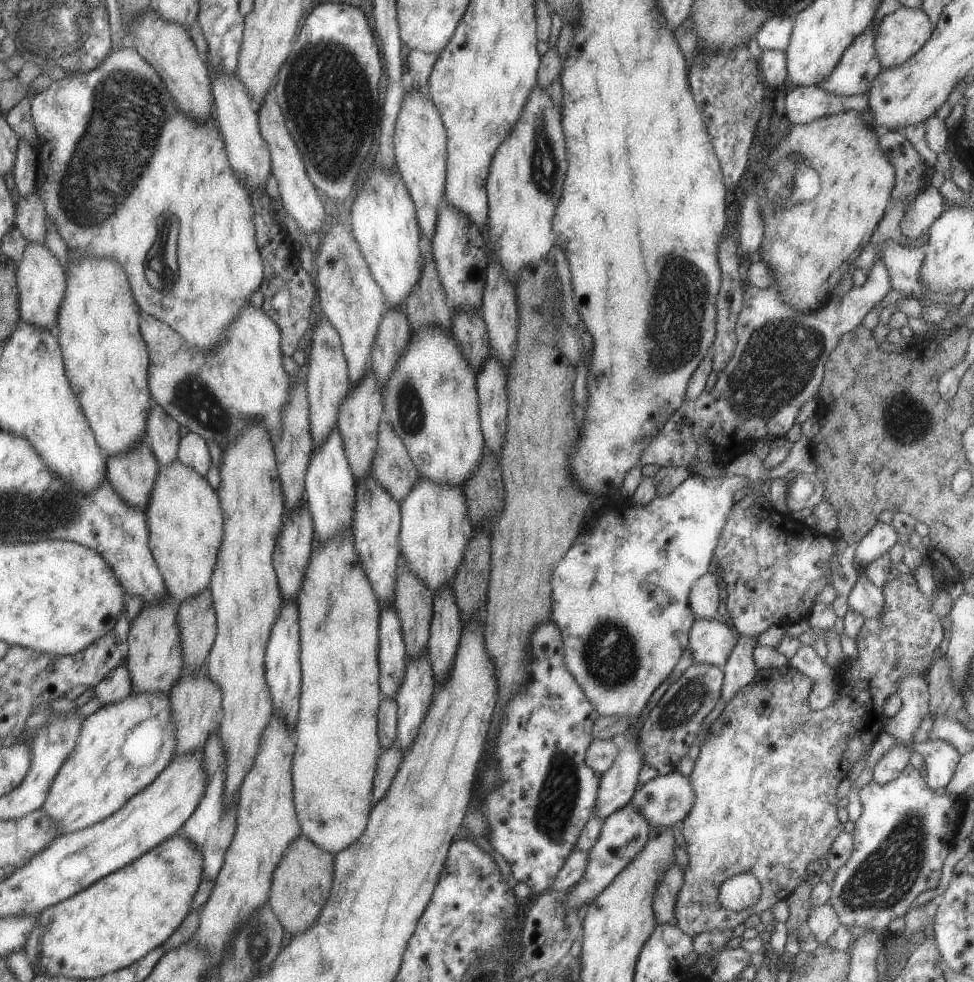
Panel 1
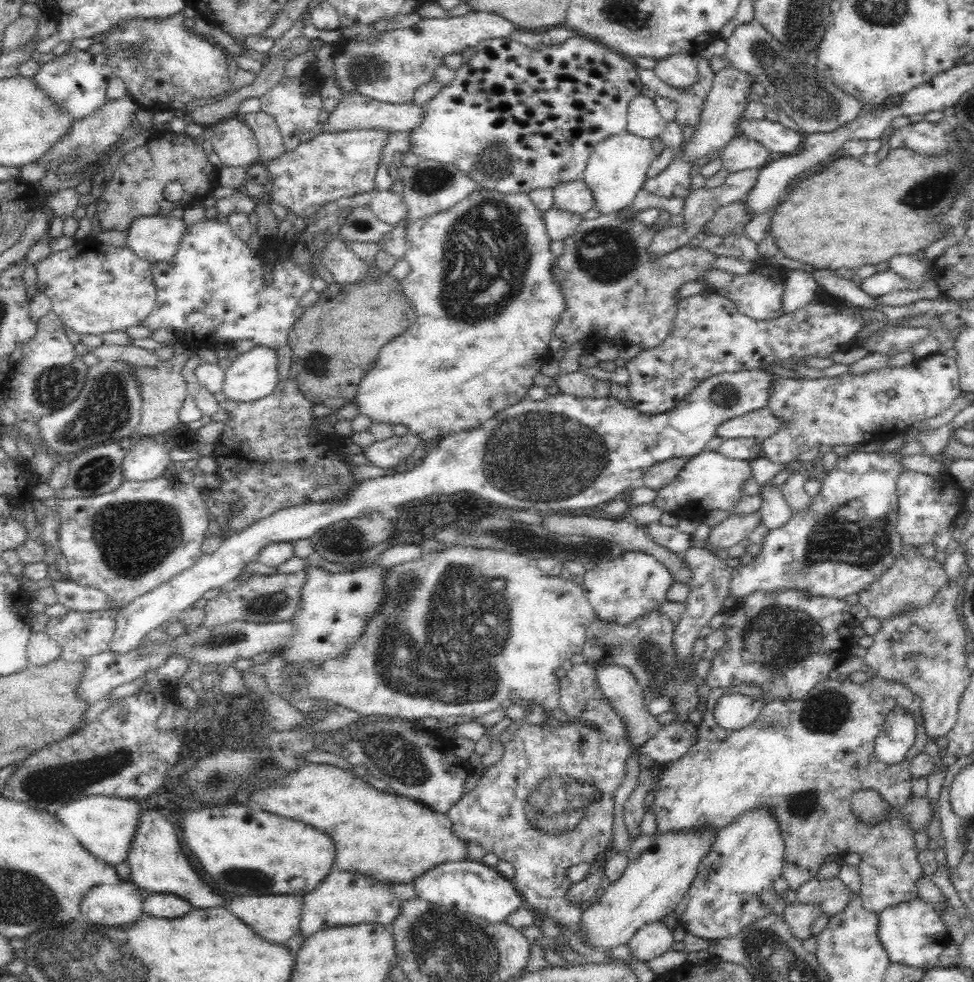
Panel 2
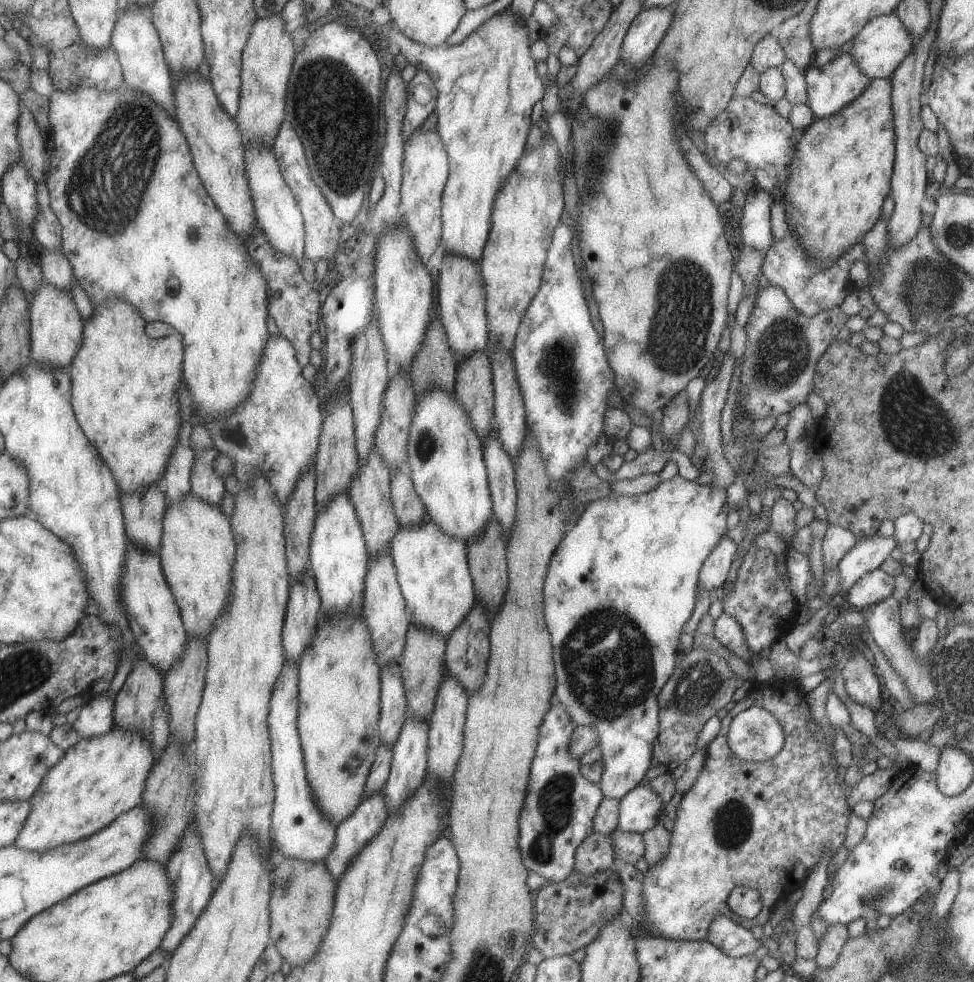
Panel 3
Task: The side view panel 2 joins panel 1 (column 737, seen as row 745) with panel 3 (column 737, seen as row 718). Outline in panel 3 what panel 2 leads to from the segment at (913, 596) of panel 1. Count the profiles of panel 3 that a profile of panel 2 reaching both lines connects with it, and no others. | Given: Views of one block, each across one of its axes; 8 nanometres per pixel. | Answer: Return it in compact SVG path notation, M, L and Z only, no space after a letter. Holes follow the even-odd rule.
M781 679L779 683L775 683L774 685L767 685L767 683L770 682L765 682L765 684L757 681L751 682L746 695L736 703L730 704L720 714L720 729L716 736L707 744L706 756L702 767L693 784L682 794L680 803L676 808L676 819L674 820L670 832L668 855L662 861L650 866L643 875L642 899L644 907L646 908L645 918L648 928L639 929L637 934L647 933L648 935L661 935L675 940L703 941L706 938L707 927L710 925L710 922L719 915L730 918L731 921L735 921L739 926L746 929L753 928L753 926L757 925L768 928L768 916L774 908L775 902L780 899L785 899L793 890L802 886L807 874L813 870L822 857L828 851L834 854L835 850L843 844L851 810L845 803L846 796L843 793L842 786L837 785L835 782L835 768L837 764L834 759L834 747L829 746L827 740L823 737L822 729L818 727L817 721L813 719L809 704L805 701L806 694L801 690L801 686L799 686L800 690L798 691L795 687L791 686L792 681L790 679ZM748 706L759 706L771 712L771 714L774 714L784 734L784 743L781 750L763 762L741 760L740 758L732 756L731 749L727 748L726 734L729 723L736 714L739 714ZM737 885L752 886L756 888L757 892L760 894L762 907L759 914L756 914L752 919L744 919L737 916L734 912L731 912L730 908L727 906L727 895L729 891Z

